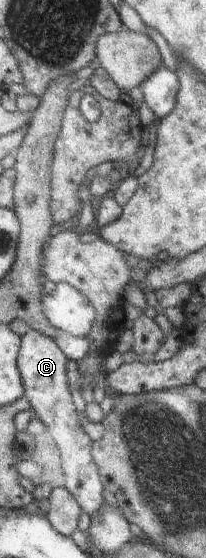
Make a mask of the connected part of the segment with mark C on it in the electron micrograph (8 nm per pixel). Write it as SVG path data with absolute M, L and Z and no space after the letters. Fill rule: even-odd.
M31 328L21 336L18 368L25 385L25 397L30 401L30 410L46 425L61 453L61 469L65 476L63 485L76 497L83 511L92 517L105 504L105 484L98 464L93 463L94 457L91 457L91 438L82 428L82 419L71 397L72 392L68 385L69 367L70 361L53 337Z

